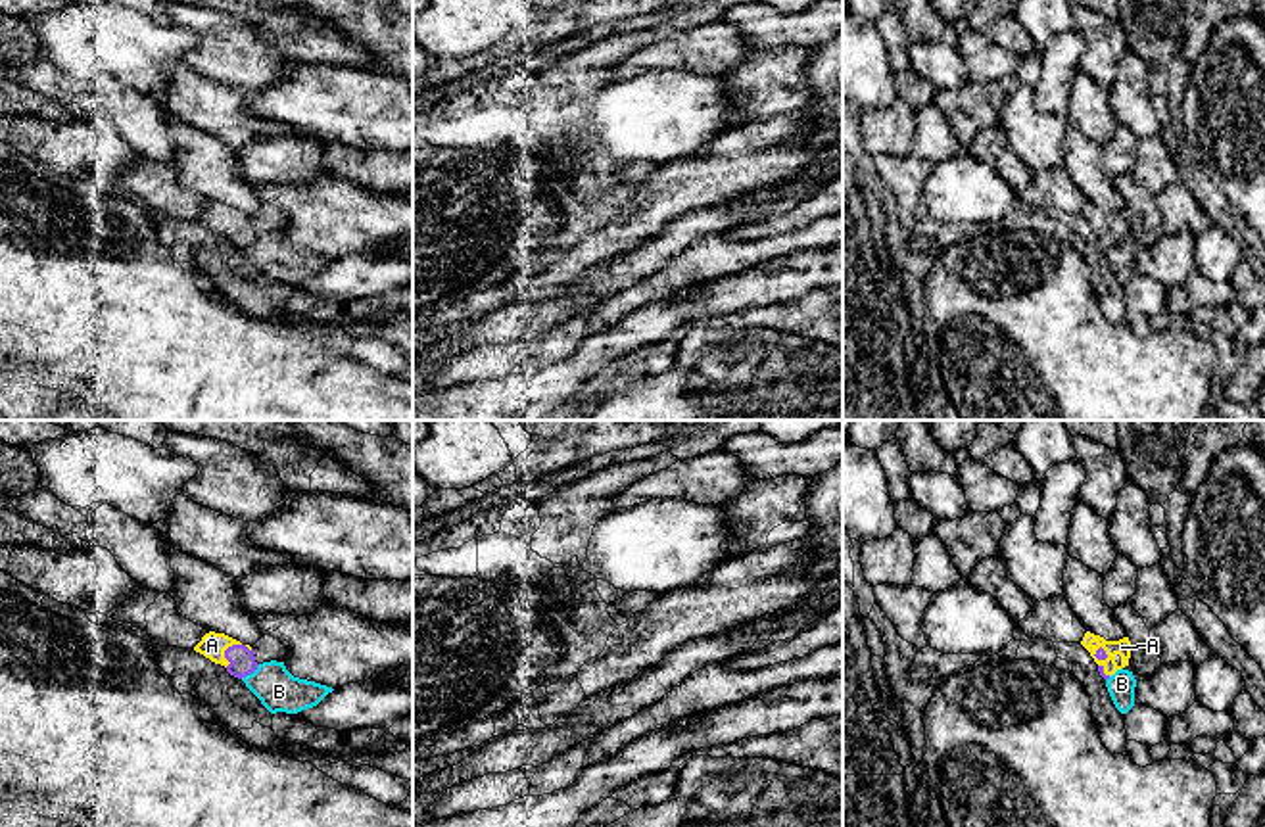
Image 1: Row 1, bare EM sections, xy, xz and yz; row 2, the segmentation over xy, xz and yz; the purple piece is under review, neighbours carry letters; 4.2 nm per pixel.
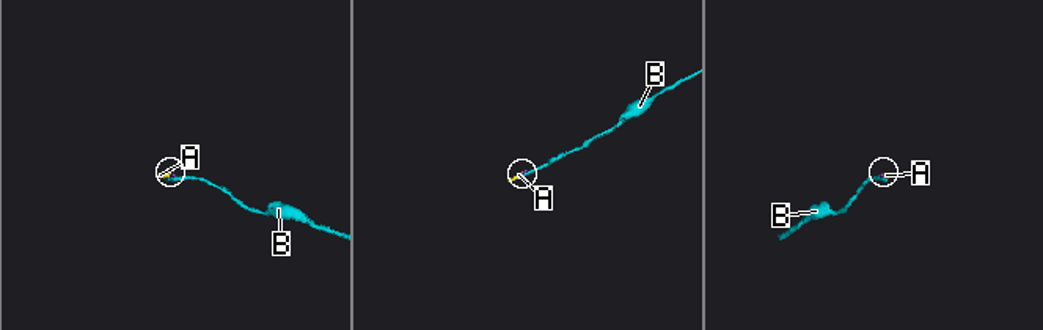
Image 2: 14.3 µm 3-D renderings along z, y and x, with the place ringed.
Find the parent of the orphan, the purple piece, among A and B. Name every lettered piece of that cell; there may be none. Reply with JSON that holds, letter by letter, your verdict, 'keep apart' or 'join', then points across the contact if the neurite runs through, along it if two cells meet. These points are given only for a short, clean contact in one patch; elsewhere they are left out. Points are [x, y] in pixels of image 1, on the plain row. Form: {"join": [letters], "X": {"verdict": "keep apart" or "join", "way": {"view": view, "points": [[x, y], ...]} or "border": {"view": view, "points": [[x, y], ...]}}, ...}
{"join": ["A"], "A": {"verdict": "join", "way": {"view": "xy", "points": [[242, 233], [225, 221], [212, 215]]}}, "B": {"verdict": "keep apart", "border": {"view": "xy", "points": [[260, 235], [240, 248]]}}}

